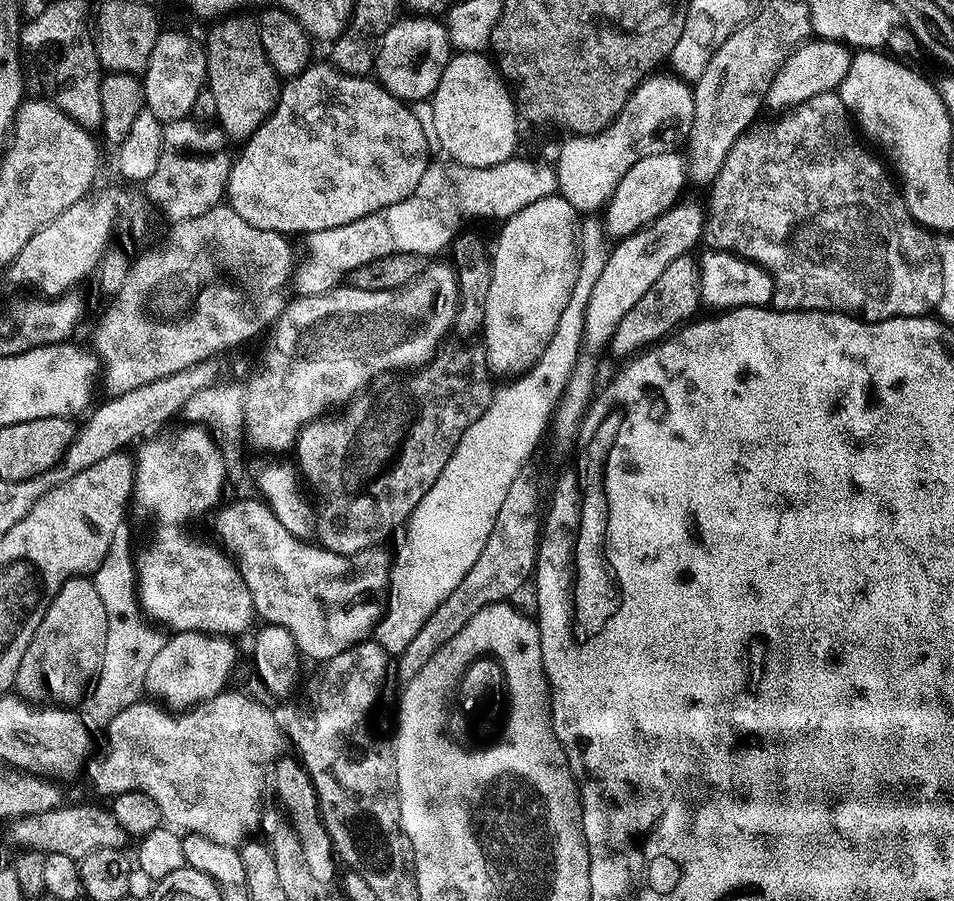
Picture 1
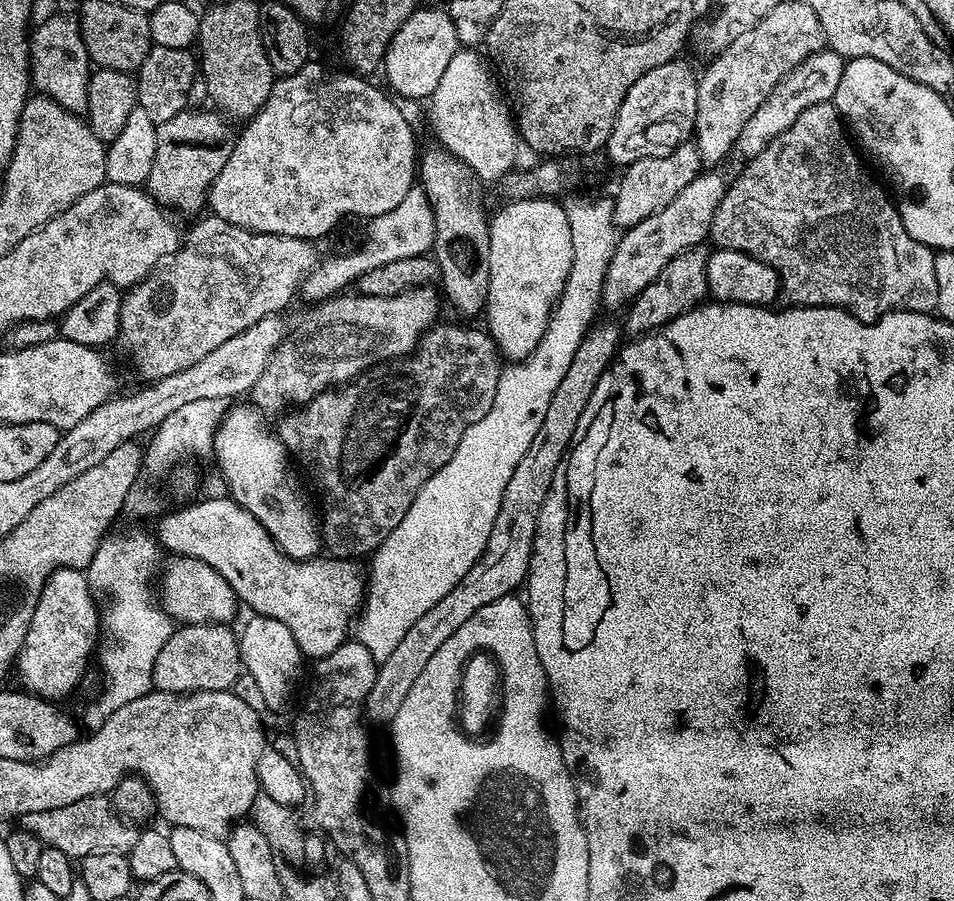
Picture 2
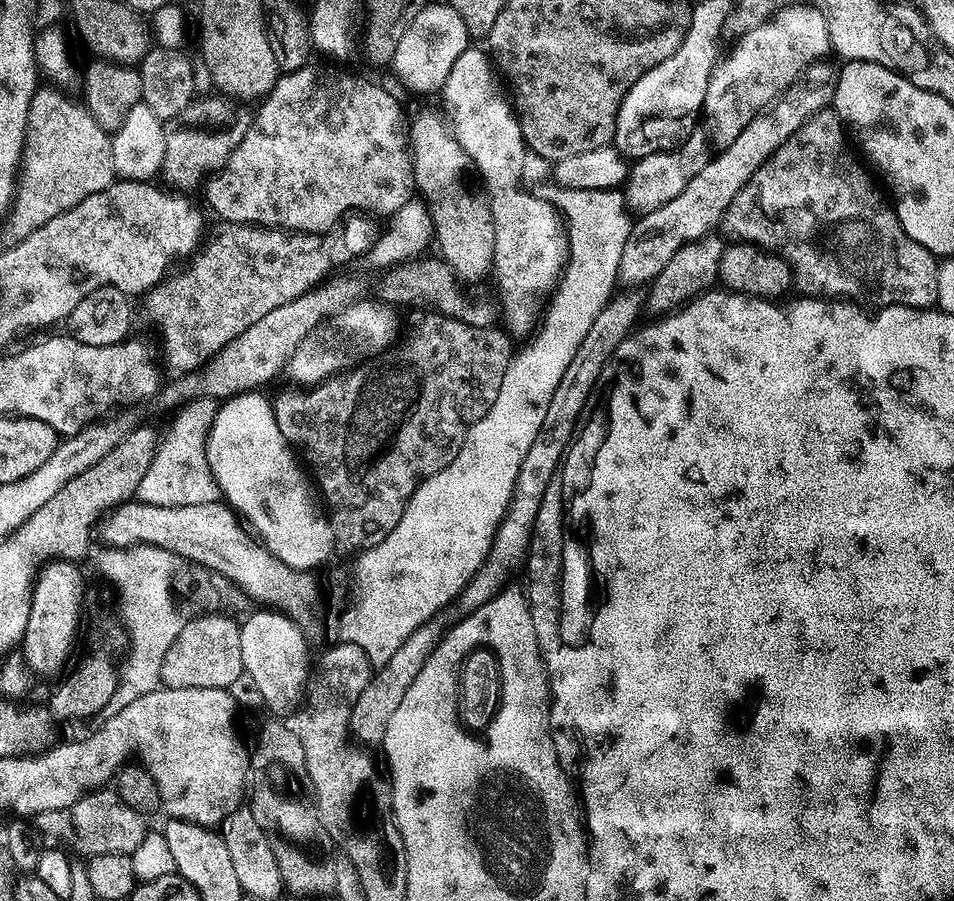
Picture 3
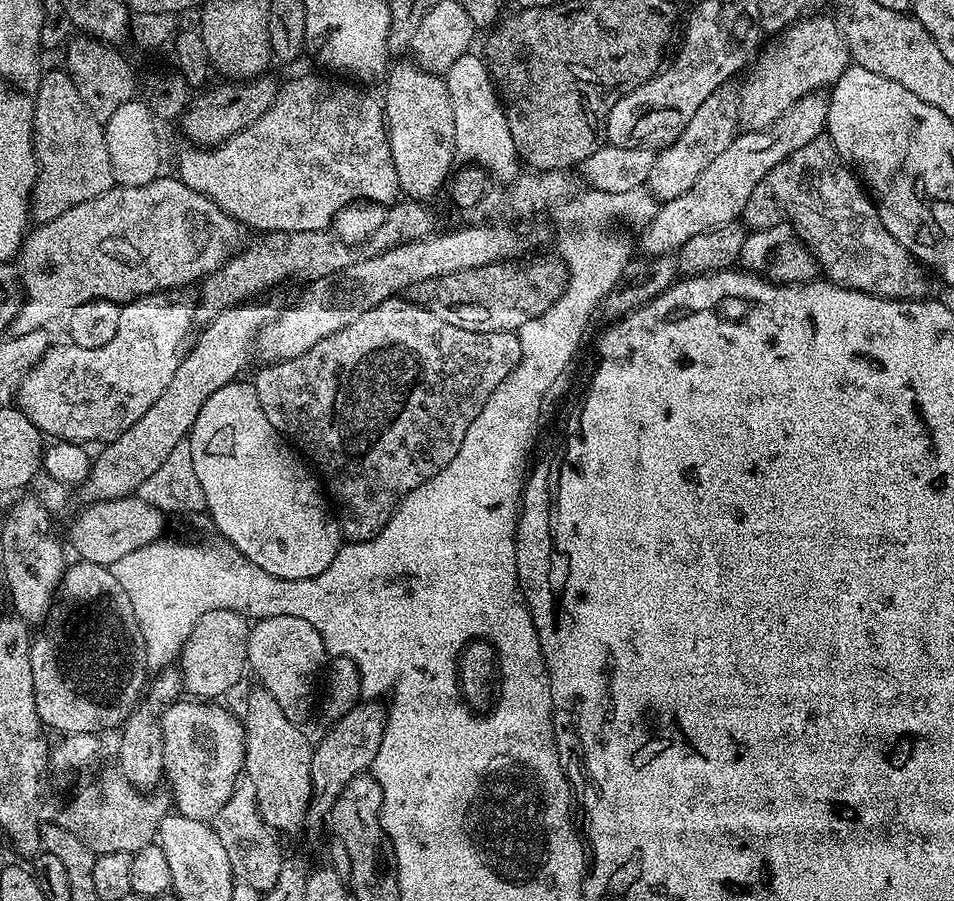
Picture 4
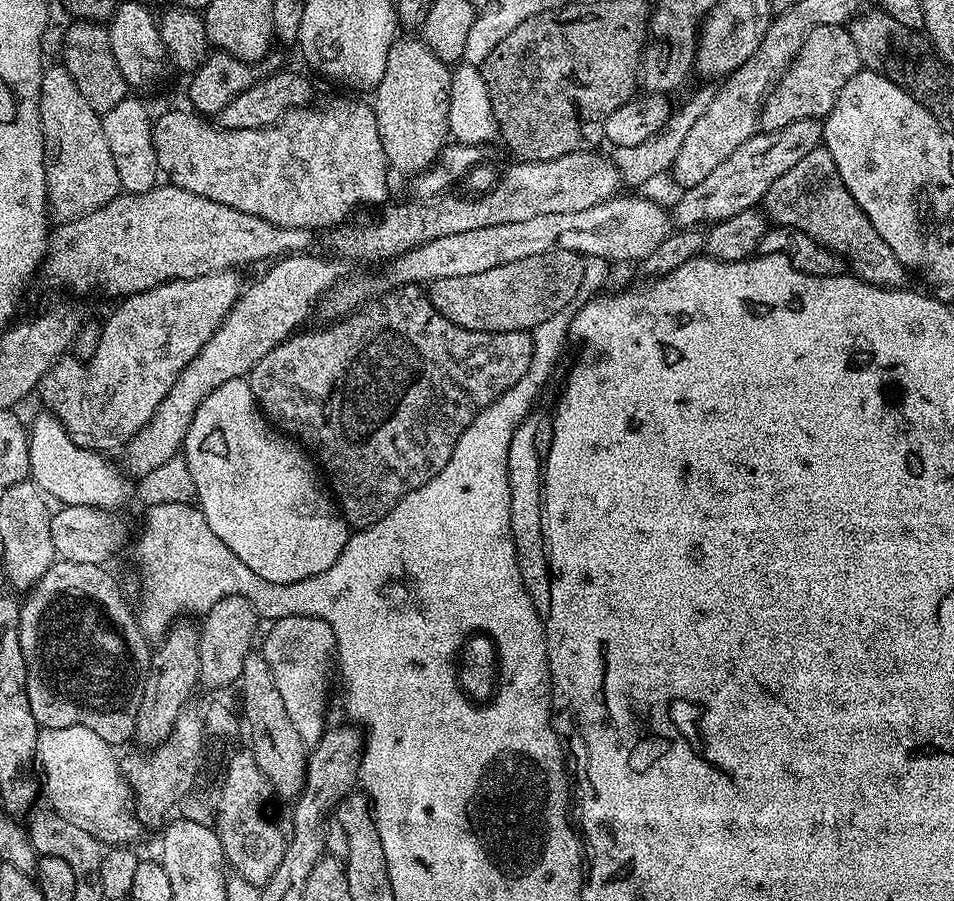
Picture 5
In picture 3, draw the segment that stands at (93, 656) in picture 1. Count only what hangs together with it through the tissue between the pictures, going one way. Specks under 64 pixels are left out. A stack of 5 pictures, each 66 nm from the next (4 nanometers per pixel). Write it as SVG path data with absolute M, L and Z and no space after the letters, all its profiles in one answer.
M55 558L47 561L39 569L31 587L31 599L28 601L29 610L26 618L26 630L22 637L22 655L27 662L29 669L33 673L52 672L64 659L67 658L72 642L76 638L76 627L82 624L82 604L80 608L80 598L84 592L84 580L80 577L80 572L75 563L70 560L57 560Z

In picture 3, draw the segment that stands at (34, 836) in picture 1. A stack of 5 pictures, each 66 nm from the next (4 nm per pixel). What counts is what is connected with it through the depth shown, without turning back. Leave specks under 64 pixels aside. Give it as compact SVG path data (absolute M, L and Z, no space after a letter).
M99 788L84 795L73 806L64 807L62 810L40 812L34 818L34 826L45 839L71 844L76 851L87 858L108 853L131 855L148 831L148 825L144 820L145 817L125 803L115 789Z

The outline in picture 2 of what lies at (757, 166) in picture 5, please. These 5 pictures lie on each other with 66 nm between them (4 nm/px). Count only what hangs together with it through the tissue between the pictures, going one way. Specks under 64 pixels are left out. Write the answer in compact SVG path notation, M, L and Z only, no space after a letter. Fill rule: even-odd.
M831 50L811 52L793 72L789 72L780 81L780 85L773 90L768 101L756 111L750 122L746 122L738 141L739 151L744 151L745 157L748 158L756 156L766 144L781 136L796 121L797 114L802 110L831 101L838 90L838 82L842 82L845 63L845 57ZM704 170L696 176L680 193L670 206L662 206L658 214L650 214L633 228L627 229L616 243L614 258L606 270L602 304L606 309L620 308L636 299L636 295L658 274L662 274L662 266L670 262L682 250L703 245L709 239L712 230L712 219L724 197L726 180L719 176L719 171Z

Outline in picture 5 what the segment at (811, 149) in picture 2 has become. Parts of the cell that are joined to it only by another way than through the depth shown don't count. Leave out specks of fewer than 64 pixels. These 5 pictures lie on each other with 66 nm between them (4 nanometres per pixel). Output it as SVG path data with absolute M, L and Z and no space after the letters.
M821 146L810 150L806 158L790 166L790 170L766 190L762 208L773 225L802 230L822 247L843 256L851 275L867 284L876 284L880 288L905 287L904 264L898 262L894 250L882 242L882 234L870 226L870 218L866 218L858 202L854 202L850 190L846 190L838 166L834 166L834 158L830 158L827 148Z

